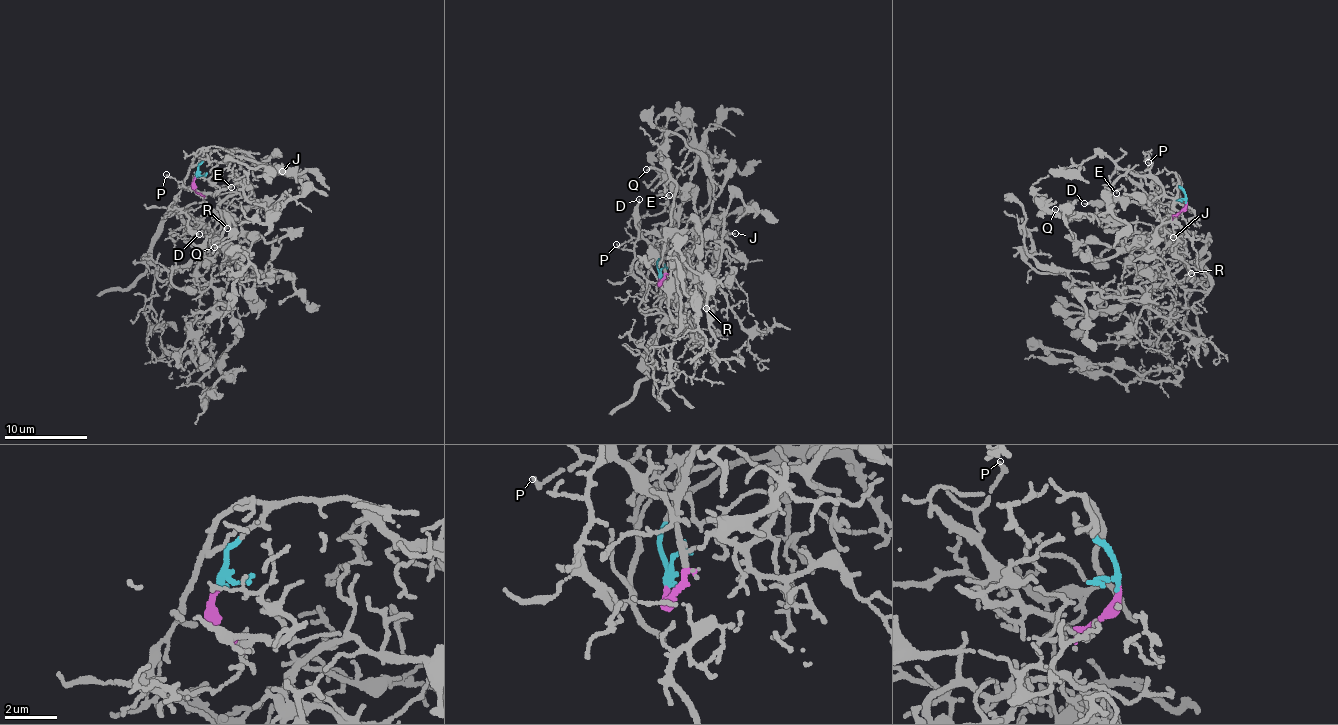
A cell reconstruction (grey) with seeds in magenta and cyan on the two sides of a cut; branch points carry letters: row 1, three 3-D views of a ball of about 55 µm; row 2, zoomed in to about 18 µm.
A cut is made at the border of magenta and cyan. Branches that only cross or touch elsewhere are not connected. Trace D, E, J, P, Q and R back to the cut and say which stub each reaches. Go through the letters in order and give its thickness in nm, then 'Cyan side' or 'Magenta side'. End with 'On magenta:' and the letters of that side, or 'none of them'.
D: Thickness 150 nm. Cyan side
E: Thickness 170 nm. Magenta side
J: Thickness 130 nm. Cyan side
P: Thickness 150 nm. Magenta side
Q: Thickness 160 nm. Magenta side
R: Thickness 150 nm. Magenta side
On magenta: E, P, Q, R

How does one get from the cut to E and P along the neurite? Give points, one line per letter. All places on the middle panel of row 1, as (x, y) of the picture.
E: (660, 279), (660, 282), (664, 274), (661, 252), (681, 203), (680, 198), (668, 195)
P: (660, 279), (660, 282), (664, 274), (660, 250), (634, 238), (616, 245)

